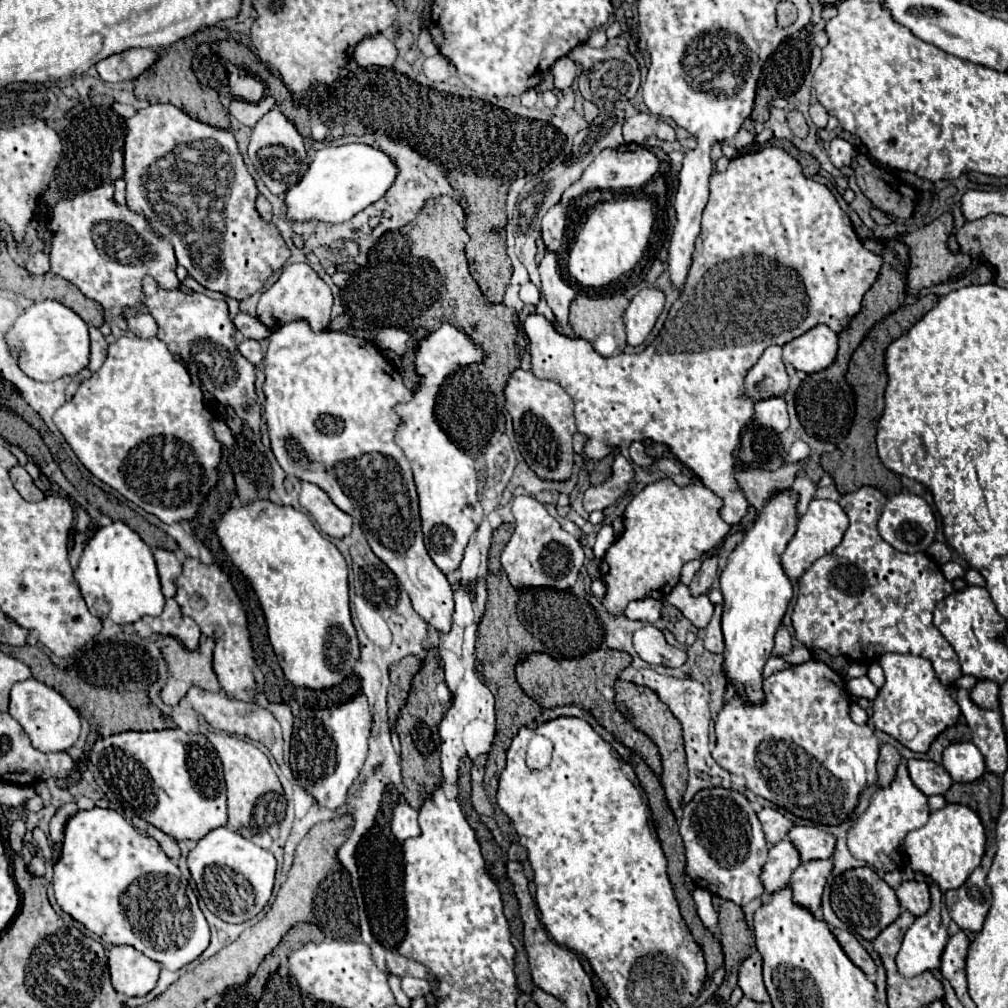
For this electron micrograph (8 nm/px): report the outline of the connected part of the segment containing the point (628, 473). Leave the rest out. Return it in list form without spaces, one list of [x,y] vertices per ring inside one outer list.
[[[617,455],[613,465],[611,465],[611,477],[597,485],[597,487],[589,487],[585,491],[583,497],[583,507],[585,511],[597,511],[597,509],[605,509],[609,505],[613,505],[619,497],[623,497],[623,493],[629,487],[629,481],[633,479],[633,469],[629,465],[629,461],[623,455]]]

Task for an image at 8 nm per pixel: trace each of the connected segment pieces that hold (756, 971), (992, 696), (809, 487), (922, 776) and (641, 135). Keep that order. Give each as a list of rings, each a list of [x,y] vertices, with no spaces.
[[[753,953],[739,967],[739,987],[751,1001],[769,1001],[769,993],[761,977],[761,955]]]
[[[977,681],[969,691],[971,701],[981,709],[999,707],[999,685],[995,681]]]
[[[799,477],[799,479],[793,481],[793,485],[789,487],[789,491],[795,493],[795,495],[799,495],[799,499],[797,499],[797,515],[803,515],[807,511],[809,501],[815,495],[815,481]]]
[[[909,759],[909,775],[911,781],[925,793],[925,795],[943,795],[951,787],[951,777],[941,763],[925,761],[925,759]]]
[[[637,113],[623,123],[623,139],[625,143],[643,145],[645,139],[655,137],[661,141],[675,141],[675,129],[669,121],[655,117],[651,113]]]

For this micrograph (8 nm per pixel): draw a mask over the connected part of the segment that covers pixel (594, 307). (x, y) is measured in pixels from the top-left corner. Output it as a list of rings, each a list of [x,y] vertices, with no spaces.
[[[579,295],[571,303],[571,315],[569,323],[577,337],[587,339],[589,343],[595,343],[595,339],[603,333],[609,333],[615,337],[617,353],[625,349],[625,325],[623,325],[623,311],[629,305],[629,299],[623,295],[611,295],[611,297],[585,297]]]

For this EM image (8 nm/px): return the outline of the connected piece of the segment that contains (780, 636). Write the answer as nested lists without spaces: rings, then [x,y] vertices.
[[[781,625],[781,627],[777,629],[777,633],[775,633],[773,653],[775,653],[775,655],[789,655],[791,649],[793,649],[793,645],[791,645],[791,635],[789,635],[789,631]]]

